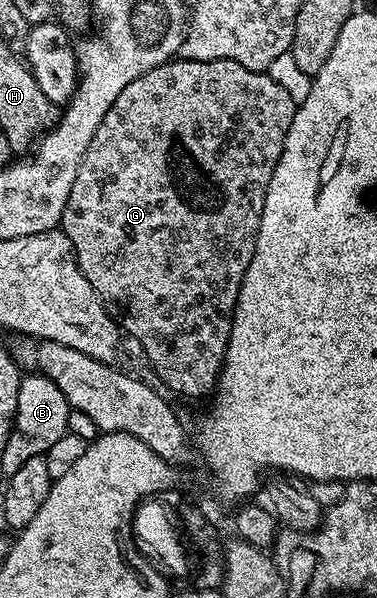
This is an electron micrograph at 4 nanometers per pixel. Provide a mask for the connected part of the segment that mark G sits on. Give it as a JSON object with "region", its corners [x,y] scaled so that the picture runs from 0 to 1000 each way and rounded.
{"region":[[[467,95],[448,105],[416,109],[416,115],[395,115],[395,122],[363,129],[363,135],[342,135],[342,142],[332,142],[321,156],[310,156],[310,169],[289,176],[279,202],[268,202],[257,222],[247,222],[236,249],[225,249],[215,283],[204,283],[204,298],[196,299],[194,316],[183,323],[183,336],[172,336],[162,385],[194,410],[199,435],[215,457],[225,457],[225,470],[247,477],[263,502],[300,523],[318,548],[334,559],[340,554],[369,572],[369,580],[390,592],[414,630],[448,652],[467,654],[475,661],[557,662],[573,652],[592,615],[592,594],[607,577],[613,535],[623,532],[639,470],[660,450],[660,436],[671,430],[682,403],[703,323],[714,316],[724,283],[735,283],[735,269],[756,242],[756,222],[767,222],[785,177],[777,162],[767,162],[767,156],[748,142],[735,142],[735,135],[724,135],[716,124],[650,115],[650,109],[629,109],[629,102],[512,102]]]}

